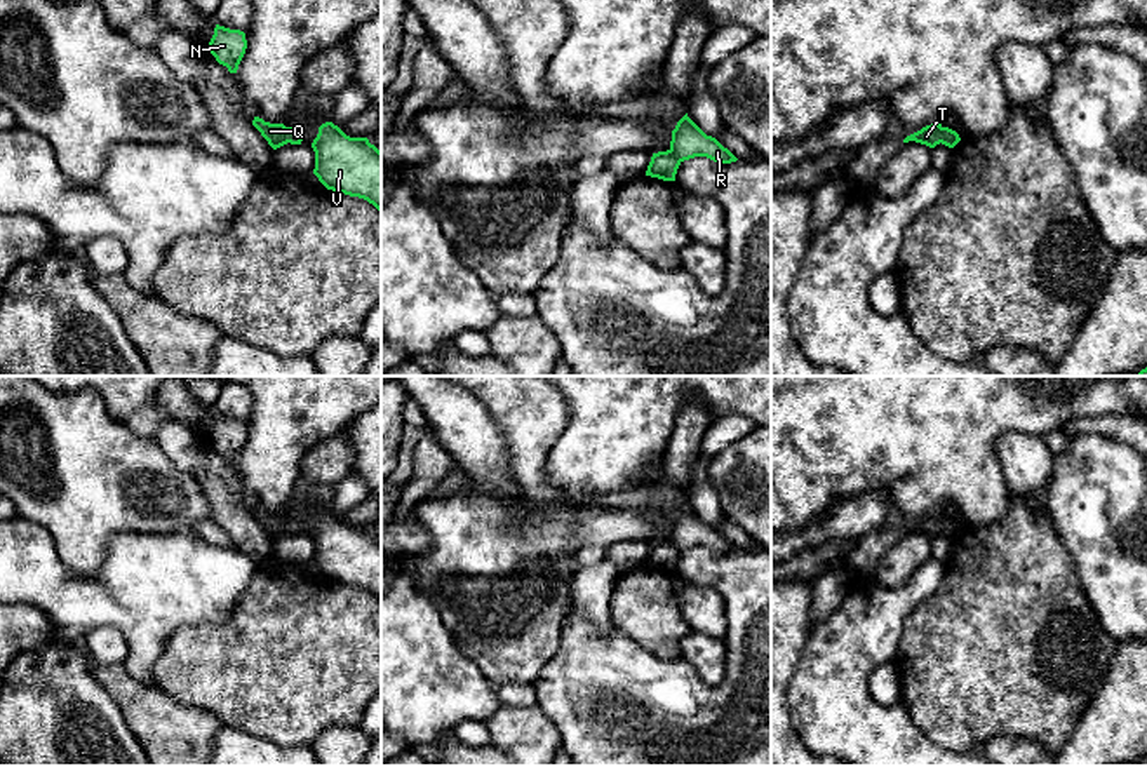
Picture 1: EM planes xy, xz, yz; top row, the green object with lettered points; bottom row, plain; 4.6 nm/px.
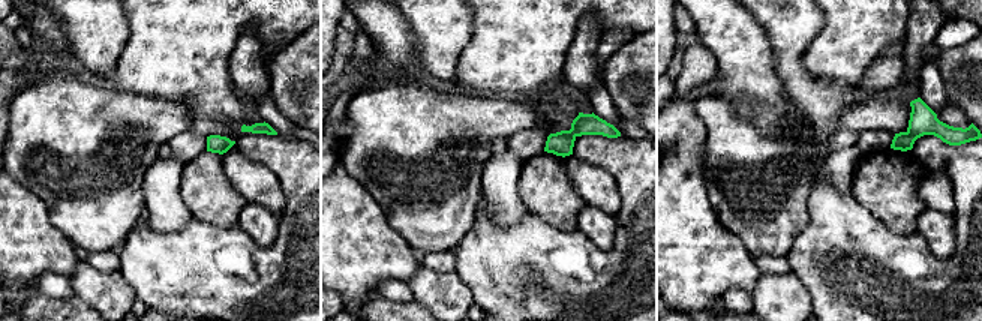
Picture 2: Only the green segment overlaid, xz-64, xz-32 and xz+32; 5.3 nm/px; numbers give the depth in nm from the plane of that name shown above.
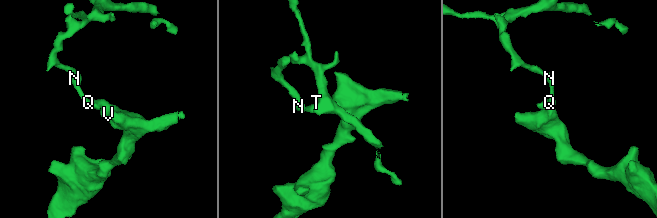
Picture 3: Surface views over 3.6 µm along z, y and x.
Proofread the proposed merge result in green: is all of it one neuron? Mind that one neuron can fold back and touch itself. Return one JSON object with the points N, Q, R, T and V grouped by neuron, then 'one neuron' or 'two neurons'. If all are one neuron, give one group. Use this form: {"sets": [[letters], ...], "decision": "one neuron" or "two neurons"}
{"sets": [["N", "Q"], ["R", "T", "V"]], "decision": "two neurons"}

